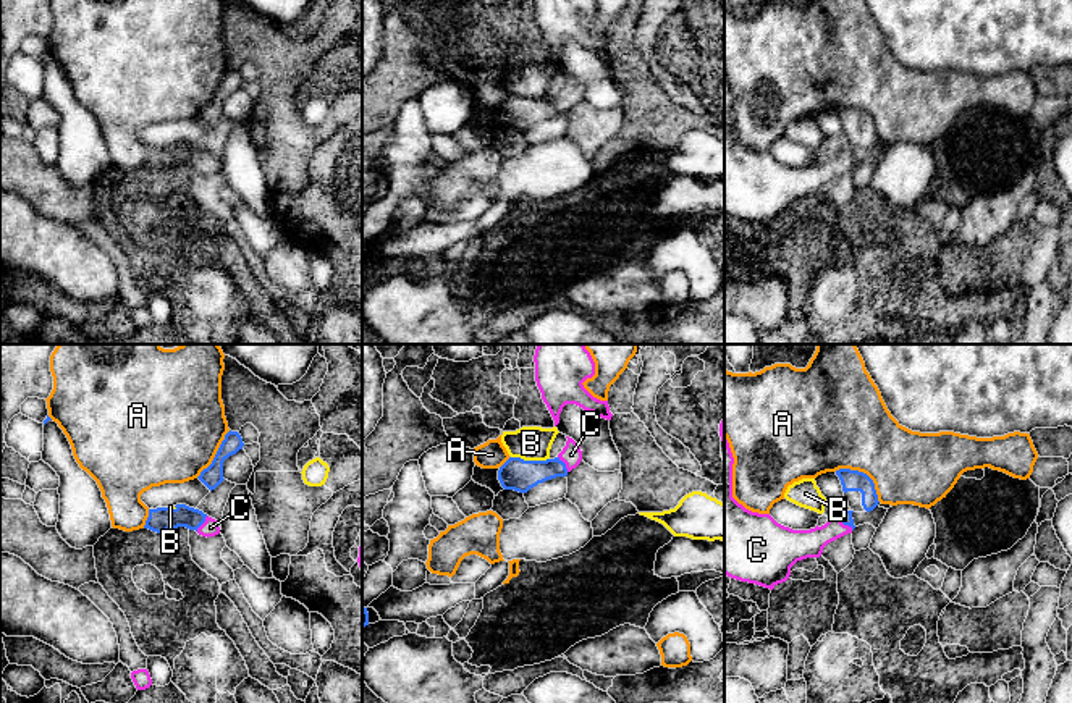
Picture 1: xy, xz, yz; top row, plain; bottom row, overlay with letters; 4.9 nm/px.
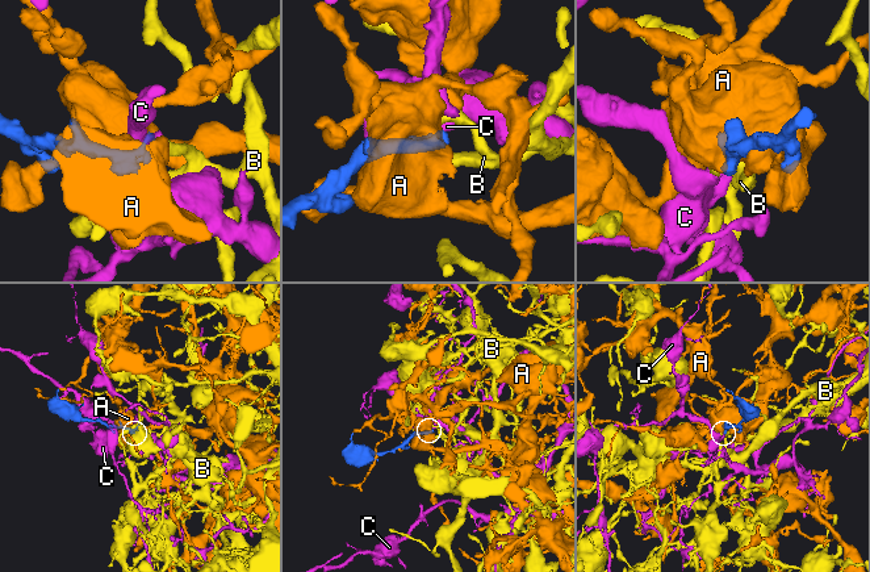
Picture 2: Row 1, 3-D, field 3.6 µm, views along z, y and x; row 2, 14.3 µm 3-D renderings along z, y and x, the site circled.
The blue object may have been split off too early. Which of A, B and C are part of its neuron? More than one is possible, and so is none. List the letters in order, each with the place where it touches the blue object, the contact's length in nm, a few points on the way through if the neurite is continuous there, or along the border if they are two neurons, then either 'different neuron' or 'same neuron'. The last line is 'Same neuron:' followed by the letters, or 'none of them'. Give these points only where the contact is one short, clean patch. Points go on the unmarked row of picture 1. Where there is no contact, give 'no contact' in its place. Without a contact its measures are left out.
A: yz (862, 110) | 280 nm | different neuron
B: xz (531, 99) | 190 nm | different neuron
C: yz (844, 162) | 100 nm | across yz (846, 155), (844, 162), (810, 181), (799, 183) | same neuron
Same neuron: C

